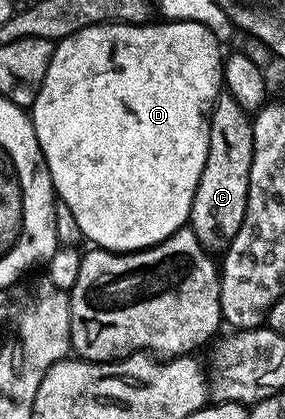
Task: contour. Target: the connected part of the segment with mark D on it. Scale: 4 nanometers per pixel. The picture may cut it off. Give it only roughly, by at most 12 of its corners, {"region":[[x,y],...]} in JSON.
{"region":[[201,20],[58,41],[29,109],[84,241],[188,223],[225,52]]}

